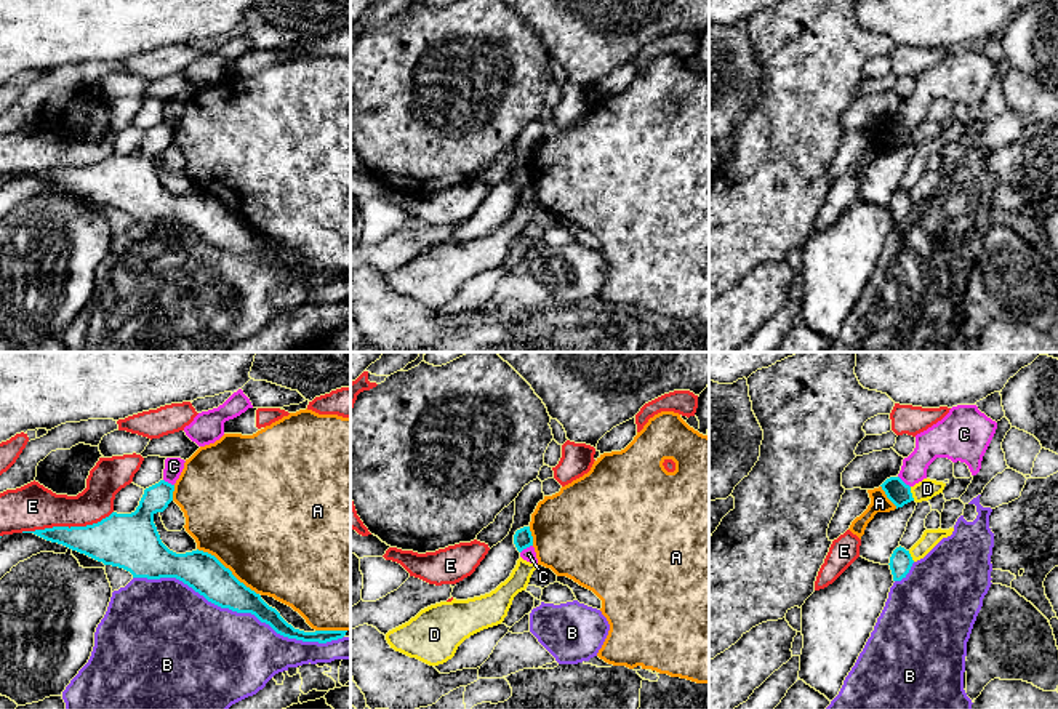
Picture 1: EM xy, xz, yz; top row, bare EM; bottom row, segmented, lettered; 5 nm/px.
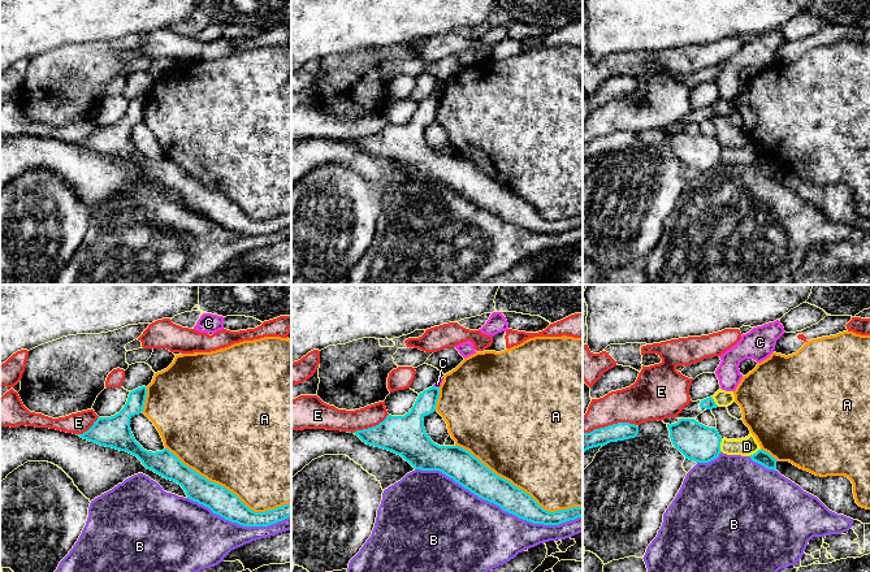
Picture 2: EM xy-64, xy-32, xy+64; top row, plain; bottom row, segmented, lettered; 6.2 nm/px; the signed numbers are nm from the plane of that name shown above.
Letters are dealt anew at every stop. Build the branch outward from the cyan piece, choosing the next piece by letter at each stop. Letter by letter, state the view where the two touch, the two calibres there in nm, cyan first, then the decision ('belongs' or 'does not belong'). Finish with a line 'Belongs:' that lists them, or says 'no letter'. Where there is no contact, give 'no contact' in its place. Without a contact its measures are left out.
A: meets cyan in xy; 200 nm thick on the cyan side, 500 nm on the other; does not belong
B: meets cyan in xy; 190 nm thick on the cyan side, 480 nm on the other; does not belong
C: meets cyan in xz; 90 nm thick on the cyan side, 70 nm on the other; does not belong
D: meets cyan in yz; 110 nm thick on the cyan side, 100 nm on the other; does not belong
E: meets cyan in xy; 240 nm thick on the cyan side, 220 nm on the other; does not belong
Belongs: no letter

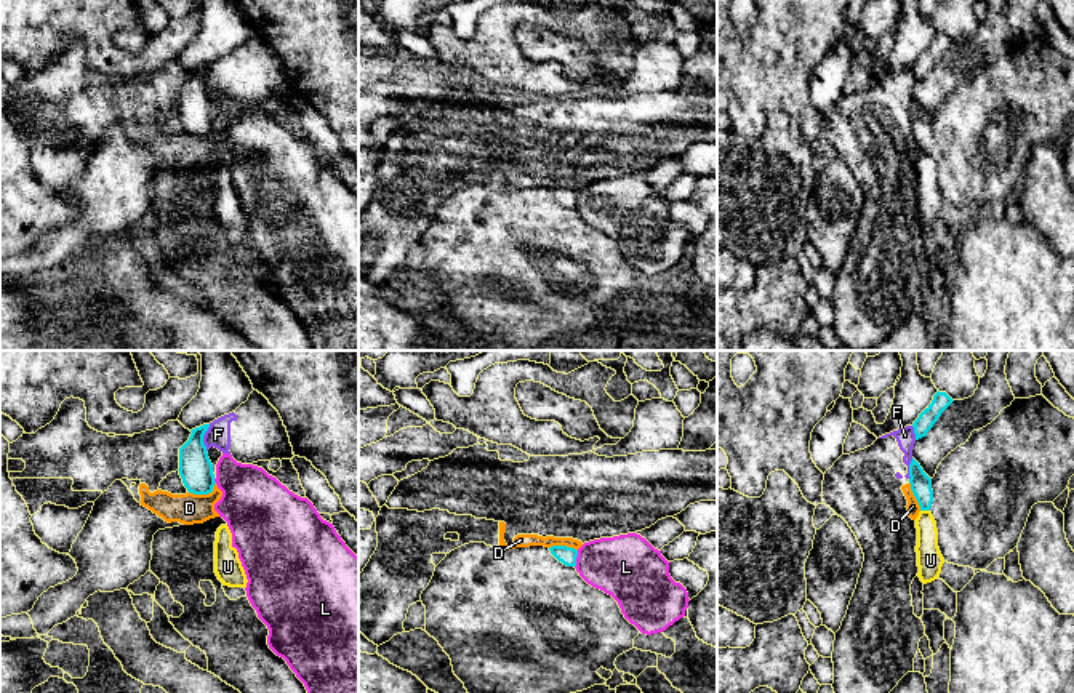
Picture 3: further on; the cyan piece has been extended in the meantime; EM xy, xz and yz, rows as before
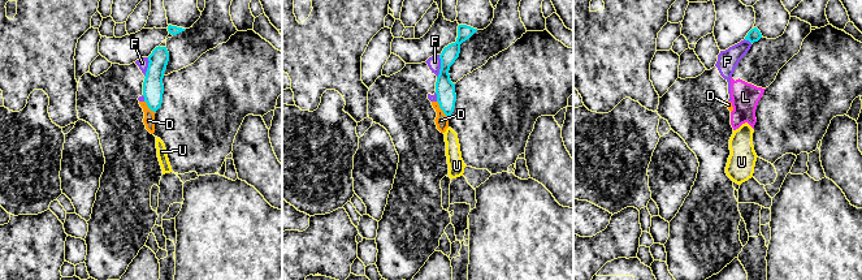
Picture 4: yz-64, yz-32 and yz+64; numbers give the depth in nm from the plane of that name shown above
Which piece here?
D: meets cyan in xy; 170 nm thick on the cyan side, 150 nm on the other; does not belong
F: meets cyan in xy; 170 nm thick on the cyan side, 120 nm on the other; does not belong
L: meets cyan in xz; 90 nm thick on the cyan side, 320 nm on the other; does not belong
U: meets cyan in yz; 110 nm thick on the cyan side, 130 nm on the other; belongs
Belongs: U

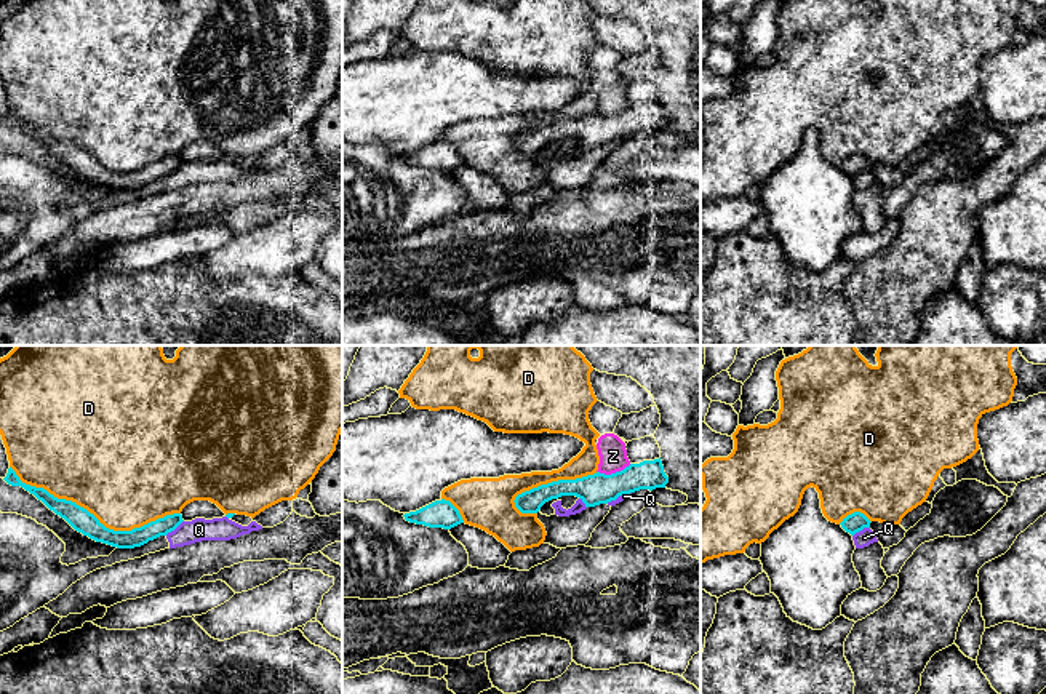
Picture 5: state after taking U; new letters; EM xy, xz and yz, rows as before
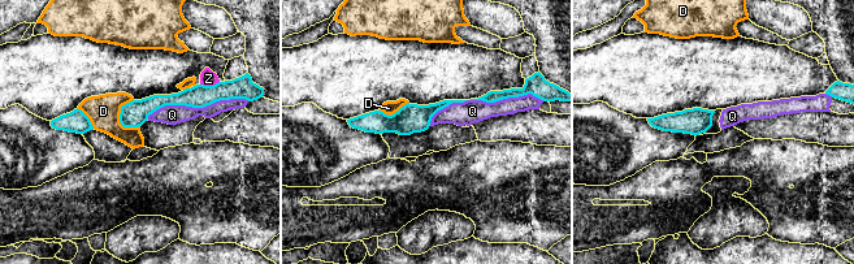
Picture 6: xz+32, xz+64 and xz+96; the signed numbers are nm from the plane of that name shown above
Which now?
D: meets cyan in xy; 120 nm thick on the cyan side, 500 nm on the other; does not belong
Q: meets cyan in xy; 100 nm thick on the cyan side, 120 nm on the other; does not belong
Z: meets cyan in xz; 160 nm thick on the cyan side, 140 nm on the other; does not belong
Belongs: no letter

